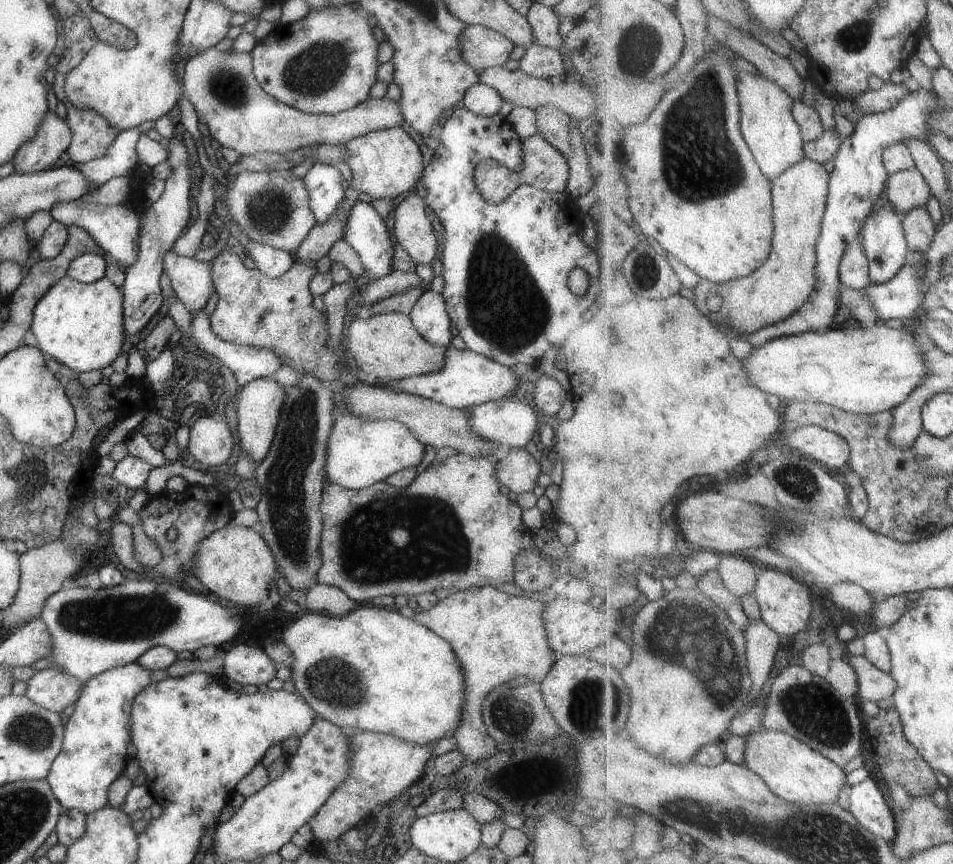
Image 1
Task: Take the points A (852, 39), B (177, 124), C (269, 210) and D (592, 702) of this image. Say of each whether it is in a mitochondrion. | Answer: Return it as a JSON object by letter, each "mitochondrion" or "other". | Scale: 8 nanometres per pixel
{"A":"mitochondrion","B":"other","C":"mitochondrion","D":"mitochondrion"}

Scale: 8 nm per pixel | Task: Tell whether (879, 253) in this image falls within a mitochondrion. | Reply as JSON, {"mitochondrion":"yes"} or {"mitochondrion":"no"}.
{"mitochondrion":"yes"}

